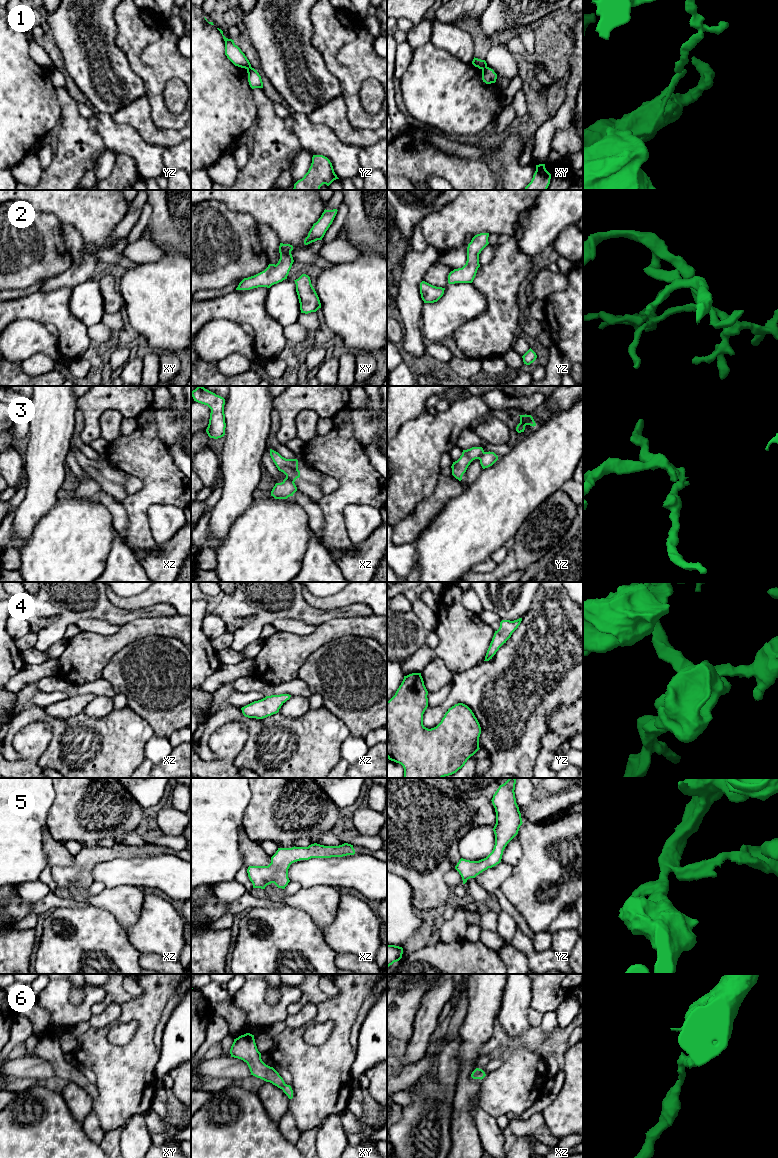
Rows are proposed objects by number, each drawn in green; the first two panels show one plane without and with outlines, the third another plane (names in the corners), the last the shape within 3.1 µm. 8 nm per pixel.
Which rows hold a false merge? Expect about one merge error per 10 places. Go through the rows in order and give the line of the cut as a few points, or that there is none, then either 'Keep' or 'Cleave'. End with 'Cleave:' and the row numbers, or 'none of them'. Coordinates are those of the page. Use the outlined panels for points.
1: Split along xy (486, 66), (482, 69). Cleave
2: No split. Keep
3: Split along xz (286, 477), (293, 482). Cleave
4: No split. Keep
5: No split. Keep
6: No split. Keep
Cleave: 1, 3

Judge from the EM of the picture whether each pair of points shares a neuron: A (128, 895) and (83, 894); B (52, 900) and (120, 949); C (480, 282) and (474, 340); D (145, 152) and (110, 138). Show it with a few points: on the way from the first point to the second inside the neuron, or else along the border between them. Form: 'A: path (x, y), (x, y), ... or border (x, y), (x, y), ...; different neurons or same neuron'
A: path (117, 899), (94, 899); same neuron
B: border (85, 907), (56, 907), (54, 909); different neurons
C: path (492, 296), (492, 322), (488, 326); same neuron
D: path (136, 147), (128, 141), (119, 138); same neuron

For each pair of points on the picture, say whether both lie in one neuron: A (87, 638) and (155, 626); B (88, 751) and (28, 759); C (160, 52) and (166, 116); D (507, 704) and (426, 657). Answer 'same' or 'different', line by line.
A: same
B: different
C: same
D: different

